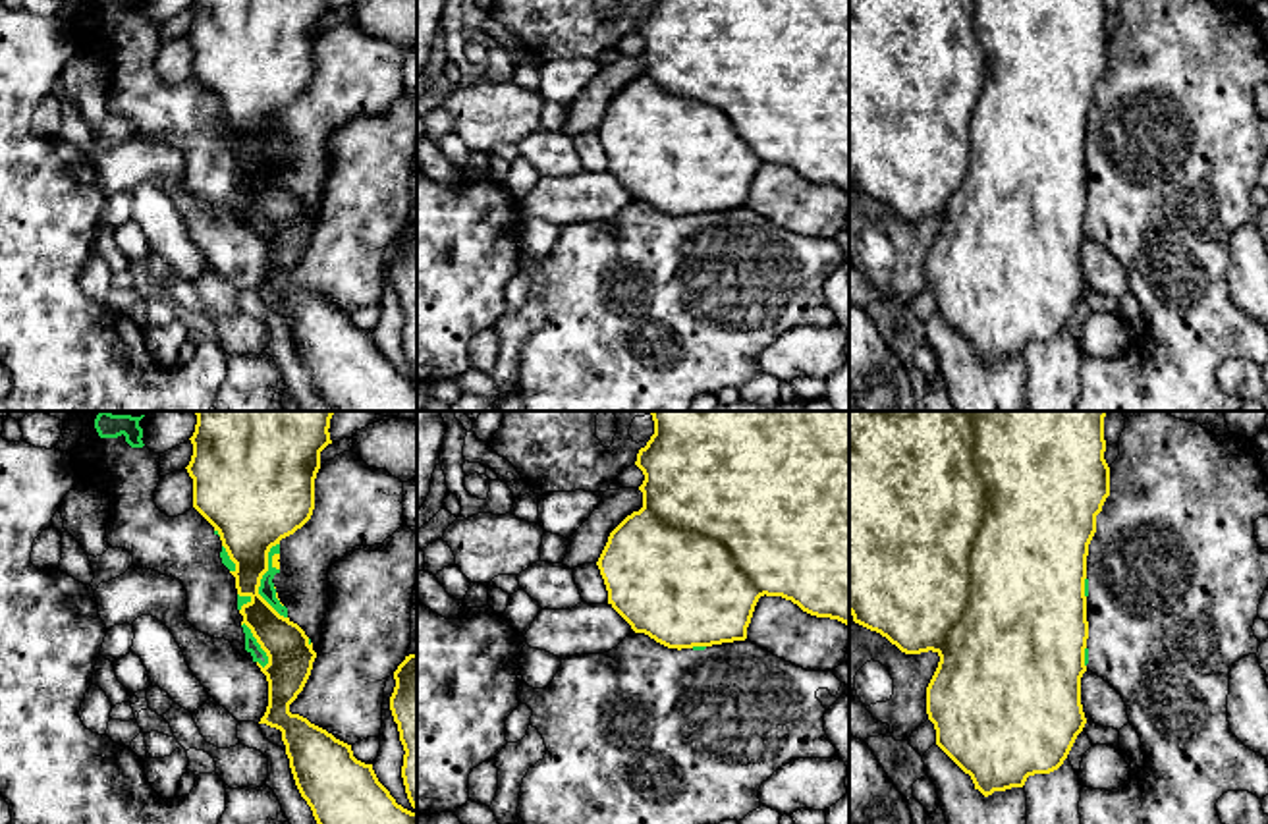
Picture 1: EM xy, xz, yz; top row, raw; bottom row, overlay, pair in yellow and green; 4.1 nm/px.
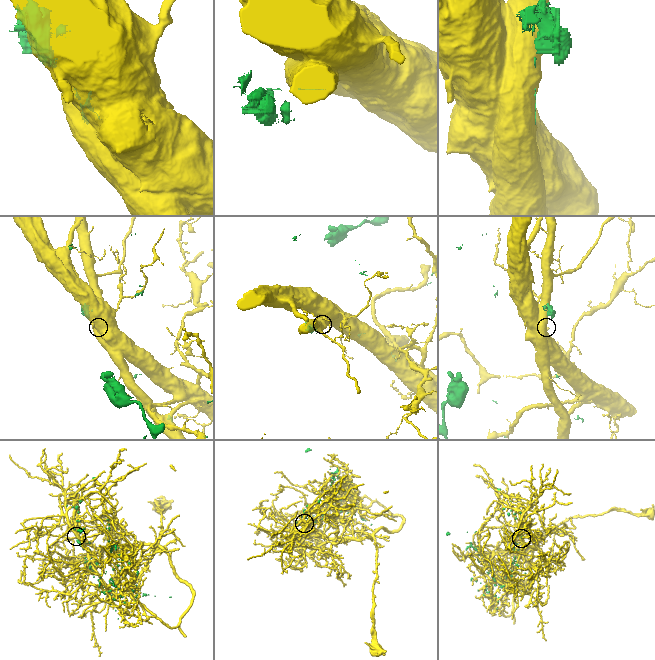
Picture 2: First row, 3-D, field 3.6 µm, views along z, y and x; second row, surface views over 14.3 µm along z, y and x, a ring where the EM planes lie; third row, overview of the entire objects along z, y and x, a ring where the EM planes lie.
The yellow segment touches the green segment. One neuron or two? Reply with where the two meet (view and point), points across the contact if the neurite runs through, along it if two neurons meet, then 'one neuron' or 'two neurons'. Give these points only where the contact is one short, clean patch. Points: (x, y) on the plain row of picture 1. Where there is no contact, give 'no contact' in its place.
contact xy (259, 149); two neurons

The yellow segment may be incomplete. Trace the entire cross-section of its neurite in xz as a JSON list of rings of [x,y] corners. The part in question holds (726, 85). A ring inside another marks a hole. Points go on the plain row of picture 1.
[[[654,0],[639,17],[635,33],[645,48],[643,75],[627,83],[608,104],[596,129],[608,158],[608,172],[631,193],[668,216],[712,214],[745,208],[760,164],[782,164],[816,185],[849,195],[849,0]]]

